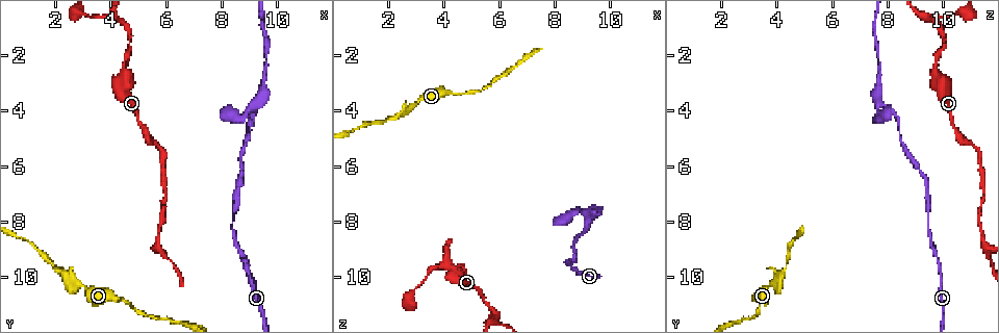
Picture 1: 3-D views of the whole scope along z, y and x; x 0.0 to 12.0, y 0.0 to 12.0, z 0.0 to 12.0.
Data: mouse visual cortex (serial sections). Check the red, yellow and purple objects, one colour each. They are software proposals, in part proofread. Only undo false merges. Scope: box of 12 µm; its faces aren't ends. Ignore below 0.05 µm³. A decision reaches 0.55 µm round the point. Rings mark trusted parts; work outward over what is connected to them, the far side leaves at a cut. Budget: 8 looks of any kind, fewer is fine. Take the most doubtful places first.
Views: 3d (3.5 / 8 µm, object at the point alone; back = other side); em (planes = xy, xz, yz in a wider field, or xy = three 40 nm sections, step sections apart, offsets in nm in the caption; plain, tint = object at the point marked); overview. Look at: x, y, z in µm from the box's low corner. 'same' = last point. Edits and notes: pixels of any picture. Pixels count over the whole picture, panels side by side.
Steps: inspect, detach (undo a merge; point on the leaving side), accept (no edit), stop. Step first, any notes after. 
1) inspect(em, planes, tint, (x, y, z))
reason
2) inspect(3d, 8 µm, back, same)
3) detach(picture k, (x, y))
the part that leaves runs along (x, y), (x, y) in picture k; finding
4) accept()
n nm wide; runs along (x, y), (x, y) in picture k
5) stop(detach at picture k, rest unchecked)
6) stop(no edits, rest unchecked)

inspect(3d, 3.5 µm, (2.3, 9.9, 4.1))
thick turns thin

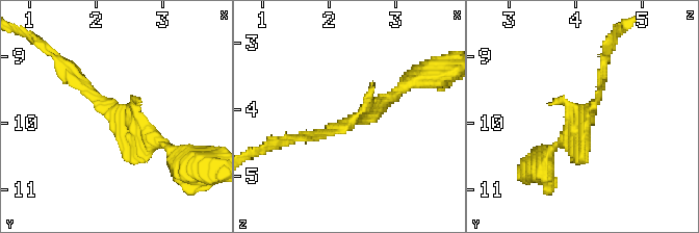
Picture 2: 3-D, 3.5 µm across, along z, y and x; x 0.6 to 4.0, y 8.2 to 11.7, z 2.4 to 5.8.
inspect(em, planes, tint, (2.35, 9.90, 4.20))

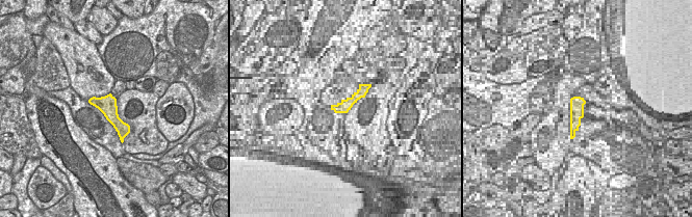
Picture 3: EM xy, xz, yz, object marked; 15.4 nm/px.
accept()
runs along (169, 146), (131, 136), (67, 72) in picture 2; continuous, no second cell

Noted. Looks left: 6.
inspect(3d, 3.5 µm, (9.2, 3.7, 7.8))
three arms meet

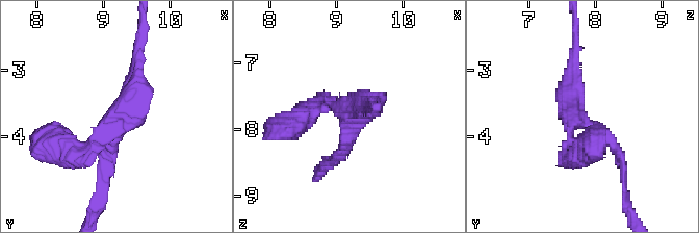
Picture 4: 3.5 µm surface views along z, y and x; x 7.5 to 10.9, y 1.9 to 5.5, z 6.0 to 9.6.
inspect(em, planes, tint, (9.20, 3.75, 7.80))
shape alone is not enough

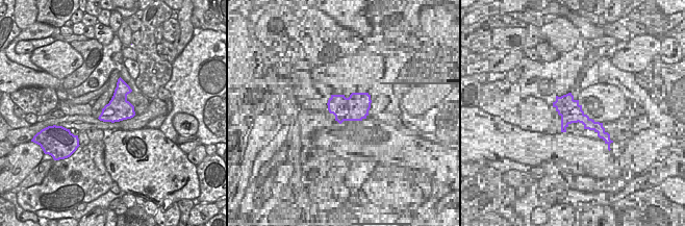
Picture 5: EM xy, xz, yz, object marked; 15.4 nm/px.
accept()
arms of 150, 200, 250 nm; runs along (623, 169), (573, 111), (573, 59) in picture 4; all the same cell

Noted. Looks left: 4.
inspect(3d, 3.5 µm, back, (4.6, 10.9, 3.5))
thick turns thin

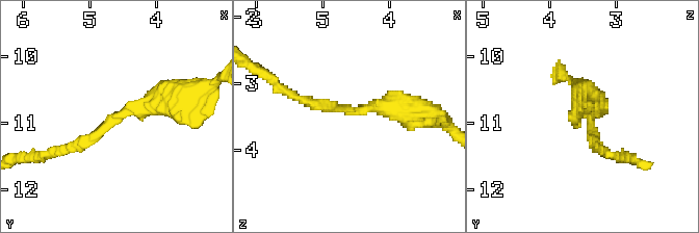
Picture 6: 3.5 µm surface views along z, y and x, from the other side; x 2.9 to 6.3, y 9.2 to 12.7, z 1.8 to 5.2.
inspect(em, xy, step 1, tint, (4.55, 10.90, 3.40))
arms of 150, 450 nm; need the tissue

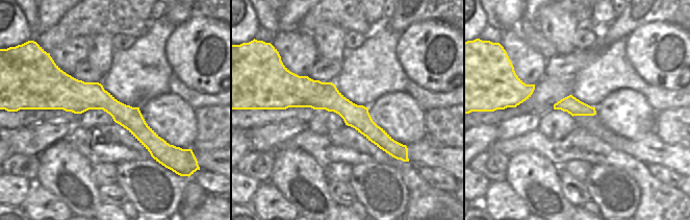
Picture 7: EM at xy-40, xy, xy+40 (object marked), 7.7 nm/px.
accept()
runs along (184, 101), (130, 108), (59, 150) in picture 6; continuous, no second cell

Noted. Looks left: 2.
stop(no edits, rest unchecked)

